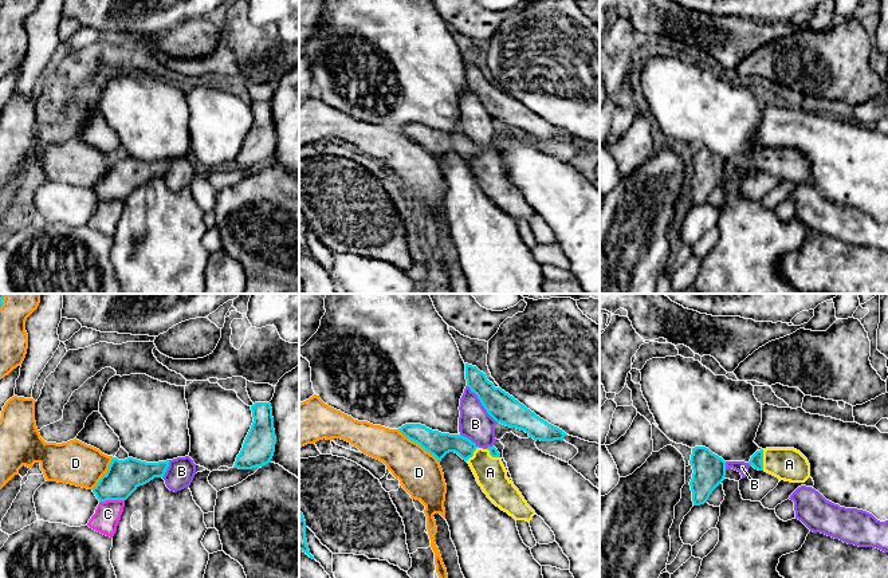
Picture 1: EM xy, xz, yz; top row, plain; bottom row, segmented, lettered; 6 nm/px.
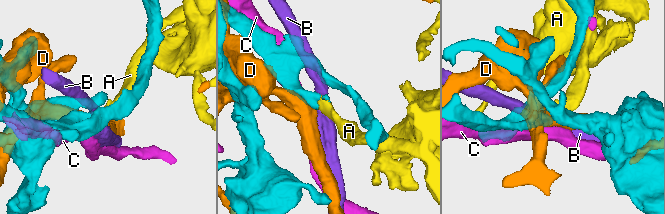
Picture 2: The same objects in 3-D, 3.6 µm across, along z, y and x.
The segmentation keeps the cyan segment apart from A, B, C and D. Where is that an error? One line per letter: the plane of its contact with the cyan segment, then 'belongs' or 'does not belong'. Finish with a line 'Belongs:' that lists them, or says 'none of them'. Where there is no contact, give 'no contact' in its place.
A: contact in yz; belongs
B: contact in xz; does not belong
C: contact in xy; does not belong
D: contact in xz; does not belong
Belongs: A

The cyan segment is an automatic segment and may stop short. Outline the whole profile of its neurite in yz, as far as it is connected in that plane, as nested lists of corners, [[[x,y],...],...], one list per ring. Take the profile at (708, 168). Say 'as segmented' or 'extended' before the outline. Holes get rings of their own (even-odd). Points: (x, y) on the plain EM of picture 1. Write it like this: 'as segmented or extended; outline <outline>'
as segmented; outline [[[706,146],[692,148],[689,164],[693,173],[689,181],[693,205],[707,203],[712,190],[726,177],[726,161]]]

